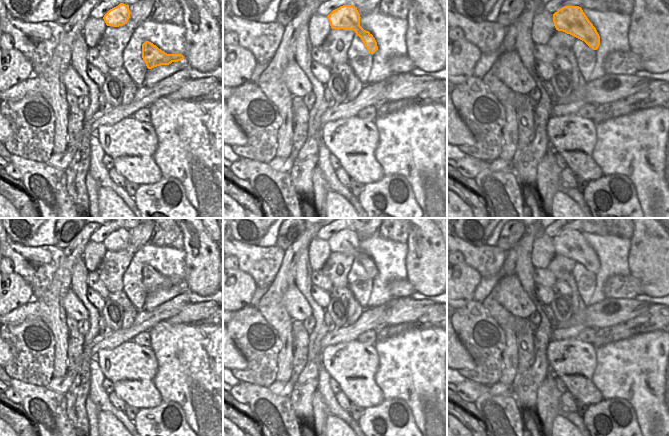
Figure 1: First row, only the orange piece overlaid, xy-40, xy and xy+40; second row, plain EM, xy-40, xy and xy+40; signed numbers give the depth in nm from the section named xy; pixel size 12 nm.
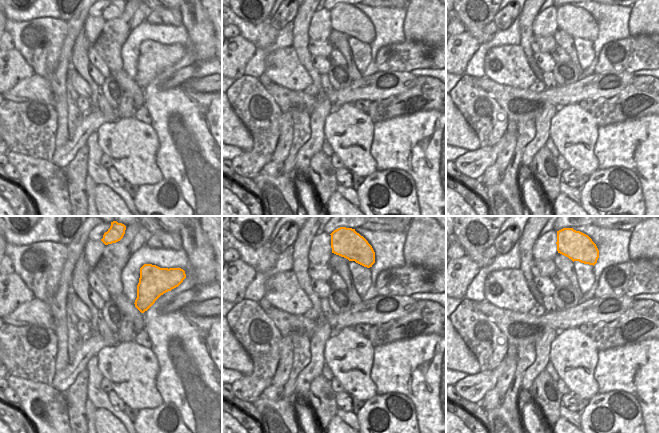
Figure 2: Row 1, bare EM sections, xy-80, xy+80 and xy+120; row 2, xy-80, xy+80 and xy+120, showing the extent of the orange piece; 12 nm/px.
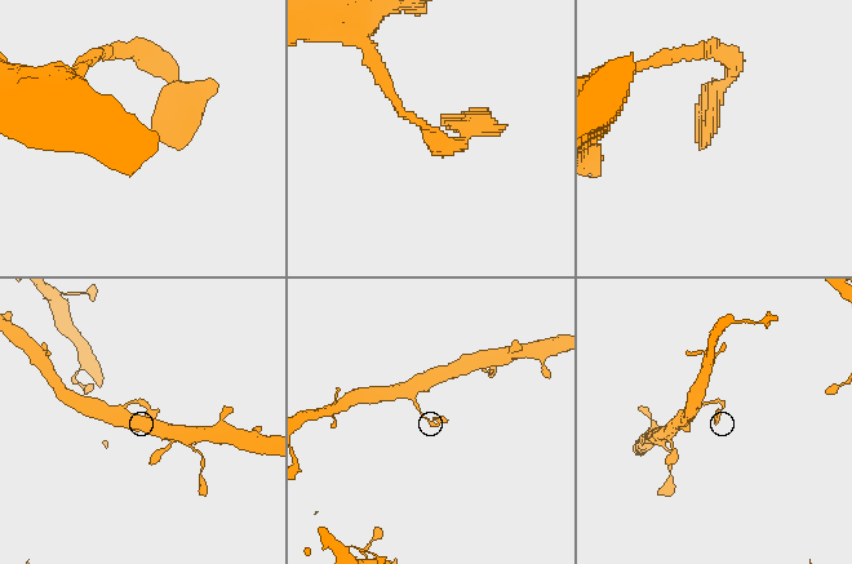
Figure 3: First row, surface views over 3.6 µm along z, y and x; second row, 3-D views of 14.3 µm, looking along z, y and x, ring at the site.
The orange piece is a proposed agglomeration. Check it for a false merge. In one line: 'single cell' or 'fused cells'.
single cell

